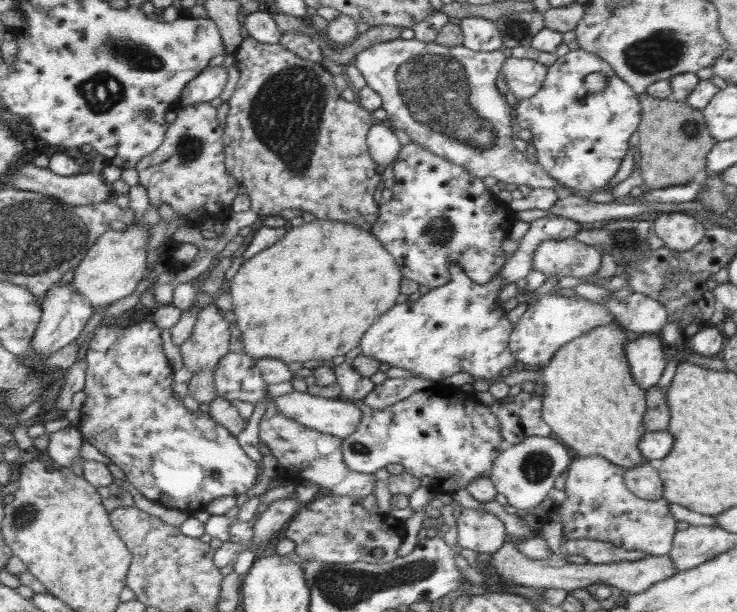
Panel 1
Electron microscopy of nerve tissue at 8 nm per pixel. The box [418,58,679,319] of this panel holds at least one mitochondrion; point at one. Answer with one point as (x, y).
(624, 242)

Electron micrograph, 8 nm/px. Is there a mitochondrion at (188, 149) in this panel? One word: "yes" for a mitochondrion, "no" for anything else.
yes

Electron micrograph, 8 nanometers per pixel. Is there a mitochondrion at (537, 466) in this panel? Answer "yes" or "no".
yes

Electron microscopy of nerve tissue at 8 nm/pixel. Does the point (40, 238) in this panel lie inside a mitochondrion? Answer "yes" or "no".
yes

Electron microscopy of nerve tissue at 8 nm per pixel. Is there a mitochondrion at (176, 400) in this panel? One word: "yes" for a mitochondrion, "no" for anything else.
no

